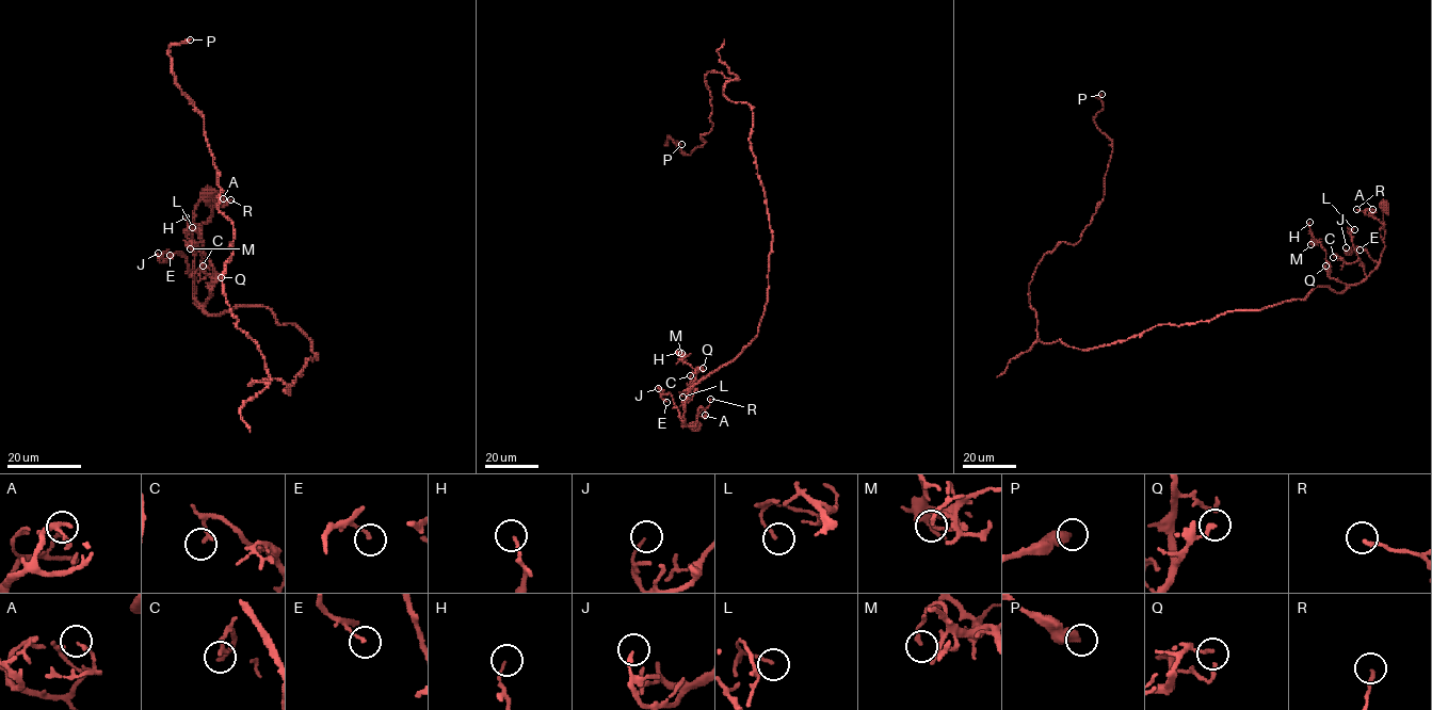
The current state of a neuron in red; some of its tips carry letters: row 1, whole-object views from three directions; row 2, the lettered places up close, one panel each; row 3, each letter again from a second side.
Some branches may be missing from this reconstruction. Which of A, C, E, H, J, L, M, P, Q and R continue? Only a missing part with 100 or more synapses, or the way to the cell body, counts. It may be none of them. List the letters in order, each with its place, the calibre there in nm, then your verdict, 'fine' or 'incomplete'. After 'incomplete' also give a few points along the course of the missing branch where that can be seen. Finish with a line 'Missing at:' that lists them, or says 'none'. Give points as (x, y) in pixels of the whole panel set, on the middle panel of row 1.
A: place (705, 415); calibre 170 nm; fine
C: place (690, 375); calibre 190 nm; fine
E: place (666, 402); calibre 140 nm; fine
H: place (678, 352); calibre 110 nm; fine
J: place (658, 388); calibre 140 nm; fine
L: place (682, 397); calibre 140 nm; fine
M: place (681, 353); calibre 150 nm; fine
P: place (681, 144); calibre 480 nm; fine
Q: place (703, 368); calibre 180 nm; fine
R: place (710, 399); calibre 170 nm; fine
Missing at: none

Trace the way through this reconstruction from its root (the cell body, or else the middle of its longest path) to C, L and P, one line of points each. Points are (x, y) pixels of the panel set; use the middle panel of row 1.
C: (694, 426), (682, 426), (684, 404), (694, 391), (689, 386), (690, 375)
L: (694, 426), (682, 426), (684, 404), (690, 394), (681, 391), (682, 397)
P: (694, 426), (688, 391), (757, 333), (772, 232), (738, 78), (707, 73), (712, 128), (681, 144)

